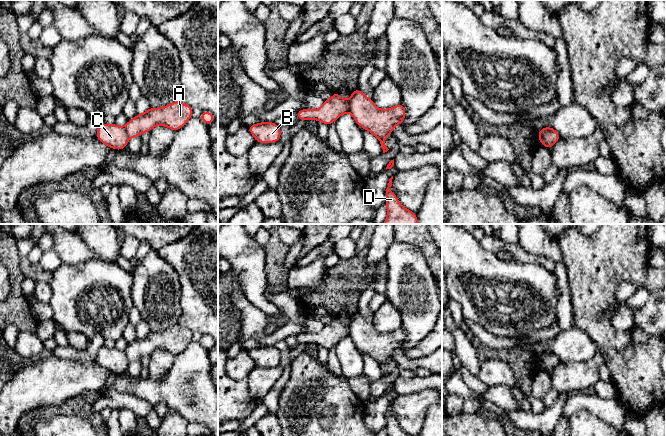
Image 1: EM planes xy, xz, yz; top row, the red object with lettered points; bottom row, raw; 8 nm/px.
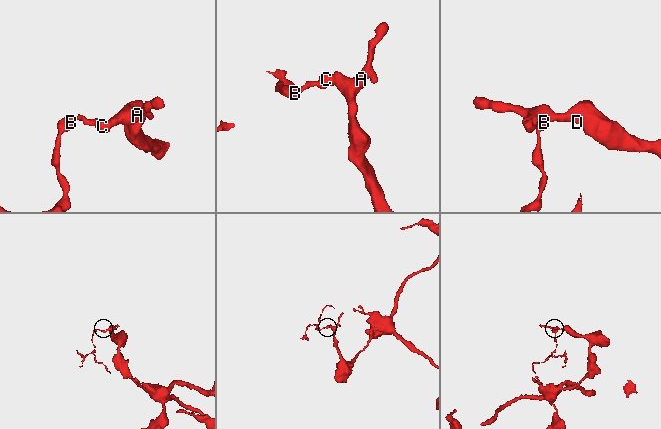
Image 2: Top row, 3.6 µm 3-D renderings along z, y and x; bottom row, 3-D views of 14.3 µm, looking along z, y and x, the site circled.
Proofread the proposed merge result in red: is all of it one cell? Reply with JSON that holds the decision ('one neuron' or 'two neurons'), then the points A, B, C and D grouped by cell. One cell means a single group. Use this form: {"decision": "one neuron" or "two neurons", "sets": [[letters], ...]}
{"decision": "two neurons", "sets": [["A", "D"], ["B", "C"]]}

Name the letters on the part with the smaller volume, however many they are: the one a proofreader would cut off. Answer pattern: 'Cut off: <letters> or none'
Cut off: B, C

